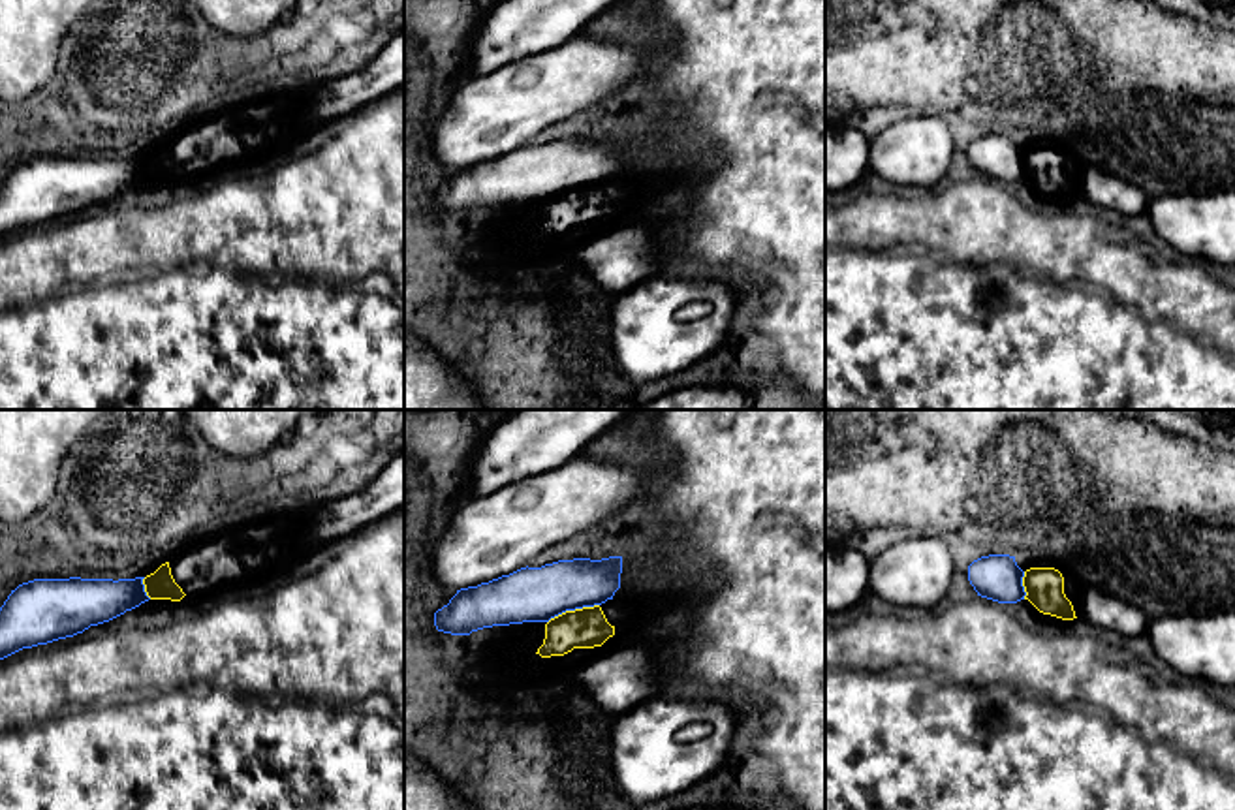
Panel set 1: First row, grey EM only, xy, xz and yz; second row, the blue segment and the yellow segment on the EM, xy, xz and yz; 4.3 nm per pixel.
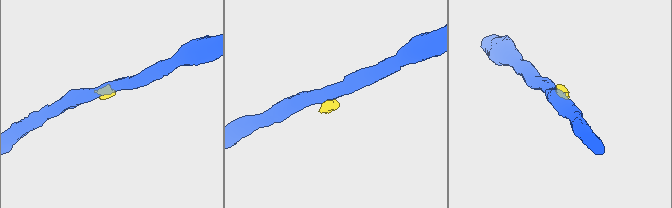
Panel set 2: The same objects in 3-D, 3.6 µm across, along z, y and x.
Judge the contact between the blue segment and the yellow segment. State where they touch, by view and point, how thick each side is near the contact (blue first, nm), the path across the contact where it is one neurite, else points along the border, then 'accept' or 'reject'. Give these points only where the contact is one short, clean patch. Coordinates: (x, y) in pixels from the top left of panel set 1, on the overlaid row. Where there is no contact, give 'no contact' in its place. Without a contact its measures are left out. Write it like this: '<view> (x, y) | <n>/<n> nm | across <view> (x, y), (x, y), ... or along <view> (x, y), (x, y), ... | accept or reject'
xz (572, 609) | 240/180 nm | along xz (598, 604), (566, 609), (547, 623) | reject

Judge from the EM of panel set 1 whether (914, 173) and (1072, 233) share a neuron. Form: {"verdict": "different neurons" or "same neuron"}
{"verdict": "different neurons"}

